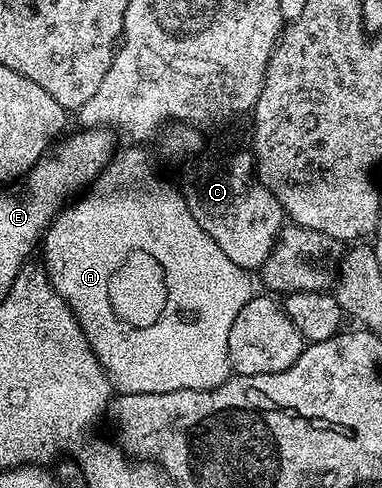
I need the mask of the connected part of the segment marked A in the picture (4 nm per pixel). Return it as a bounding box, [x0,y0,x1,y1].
[43,147,255,394]

